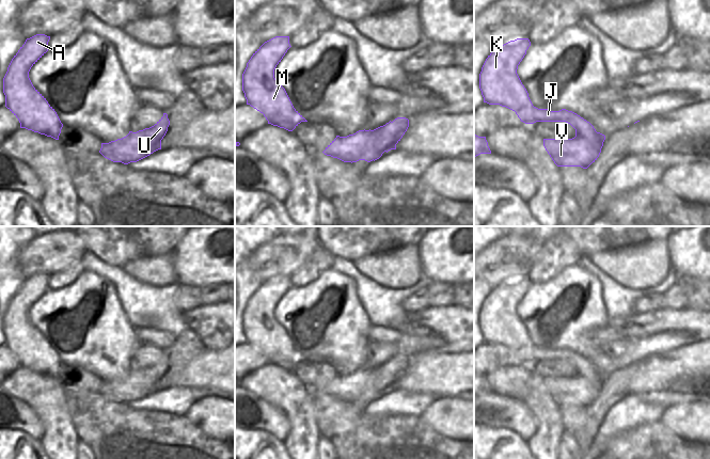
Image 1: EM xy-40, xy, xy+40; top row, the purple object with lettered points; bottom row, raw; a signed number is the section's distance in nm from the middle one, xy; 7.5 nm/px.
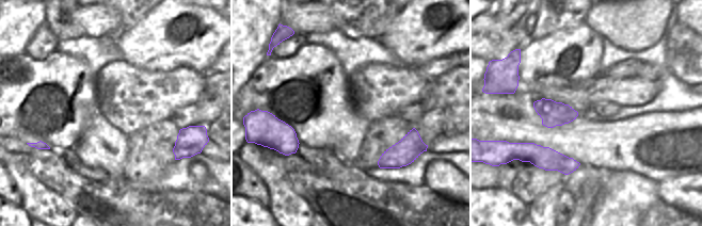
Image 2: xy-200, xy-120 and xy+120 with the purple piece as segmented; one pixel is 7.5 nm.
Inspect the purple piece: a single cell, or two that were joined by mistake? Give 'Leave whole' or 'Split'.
Split.

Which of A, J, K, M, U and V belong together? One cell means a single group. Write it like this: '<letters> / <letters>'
A J K M / U V

